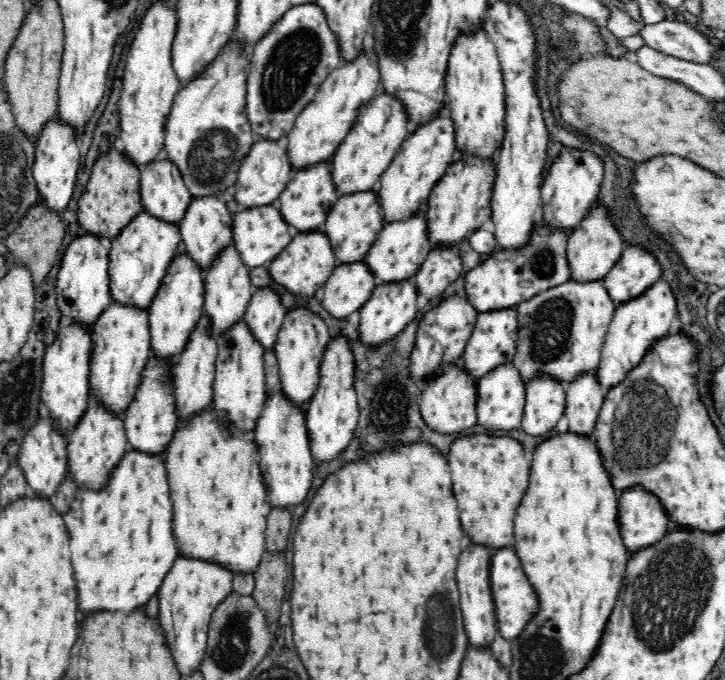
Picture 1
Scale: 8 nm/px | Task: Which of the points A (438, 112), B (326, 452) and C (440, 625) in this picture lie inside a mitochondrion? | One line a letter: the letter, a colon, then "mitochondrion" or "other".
A: other
B: other
C: mitochondrion

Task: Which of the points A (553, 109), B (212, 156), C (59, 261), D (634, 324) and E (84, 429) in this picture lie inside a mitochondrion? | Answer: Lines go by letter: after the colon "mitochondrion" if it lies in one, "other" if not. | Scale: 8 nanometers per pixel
A: other
B: mitochondrion
C: other
D: other
E: other

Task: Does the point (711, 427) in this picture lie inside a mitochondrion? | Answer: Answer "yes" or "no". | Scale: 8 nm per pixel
no

